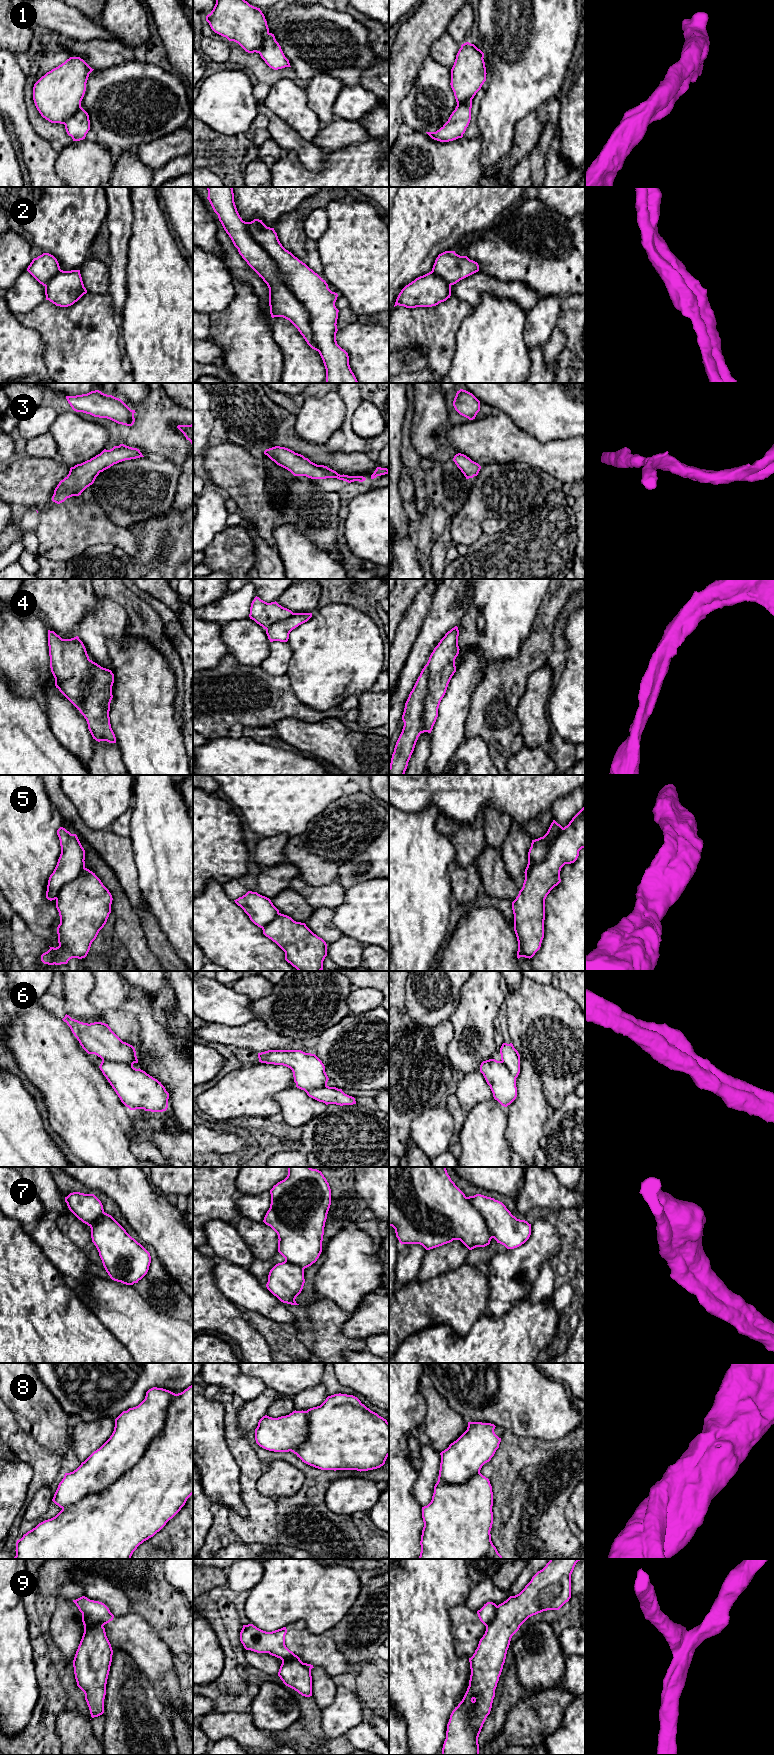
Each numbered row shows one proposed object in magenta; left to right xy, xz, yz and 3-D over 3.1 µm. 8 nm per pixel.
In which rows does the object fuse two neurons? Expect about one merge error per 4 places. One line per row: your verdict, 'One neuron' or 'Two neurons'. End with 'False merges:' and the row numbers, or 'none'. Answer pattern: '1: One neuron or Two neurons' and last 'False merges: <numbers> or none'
1: One neuron
2: One neuron
3: One neuron
4: One neuron
5: One neuron
6: One neuron
7: One neuron
8: One neuron
9: Two neurons
False merges: 9

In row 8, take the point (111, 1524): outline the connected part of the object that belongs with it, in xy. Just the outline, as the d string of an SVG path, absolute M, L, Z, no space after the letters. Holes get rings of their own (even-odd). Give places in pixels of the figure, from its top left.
M193 1384L178 1394L163 1388L153 1387L146 1392L145 1399L138 1406L123 1411L115 1419L112 1435L99 1449L94 1451L76 1470L65 1473L52 1499L62 1510L55 1517L39 1523L17 1540L14 1559L131 1559L137 1547L159 1532L181 1510L192 1494Z

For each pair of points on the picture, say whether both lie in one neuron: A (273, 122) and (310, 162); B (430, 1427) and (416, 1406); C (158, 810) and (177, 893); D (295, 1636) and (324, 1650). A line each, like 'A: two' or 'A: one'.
A: one
B: two
C: one
D: one

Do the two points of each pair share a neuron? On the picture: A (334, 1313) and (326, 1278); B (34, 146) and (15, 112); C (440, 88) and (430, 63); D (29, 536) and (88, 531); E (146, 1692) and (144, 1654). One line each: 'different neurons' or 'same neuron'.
A: different neurons
B: same neuron
C: same neuron
D: different neurons
E: different neurons

